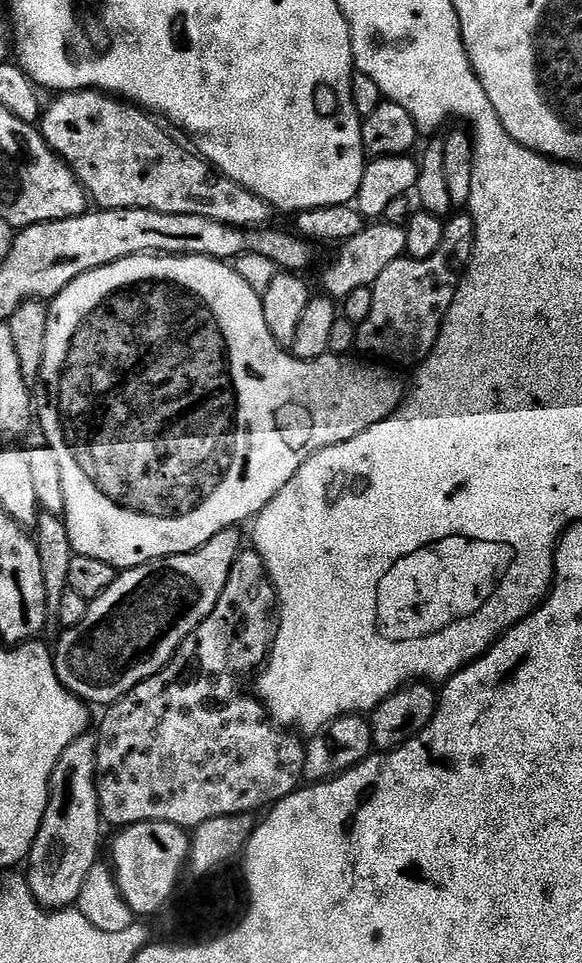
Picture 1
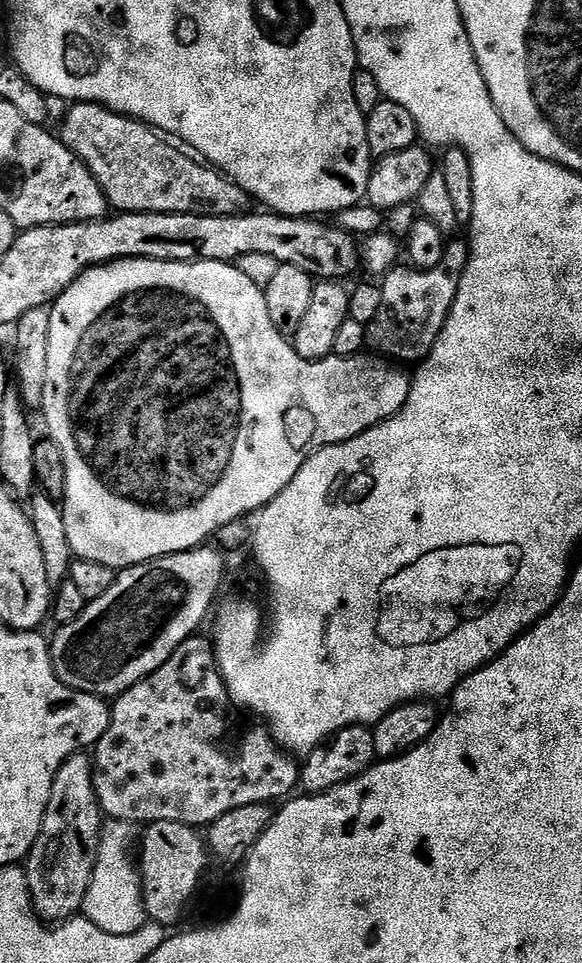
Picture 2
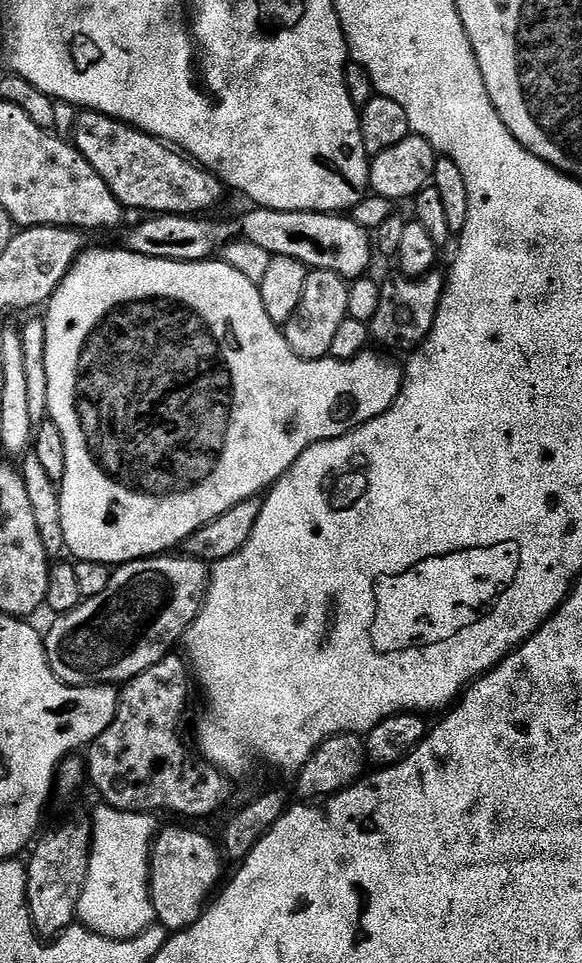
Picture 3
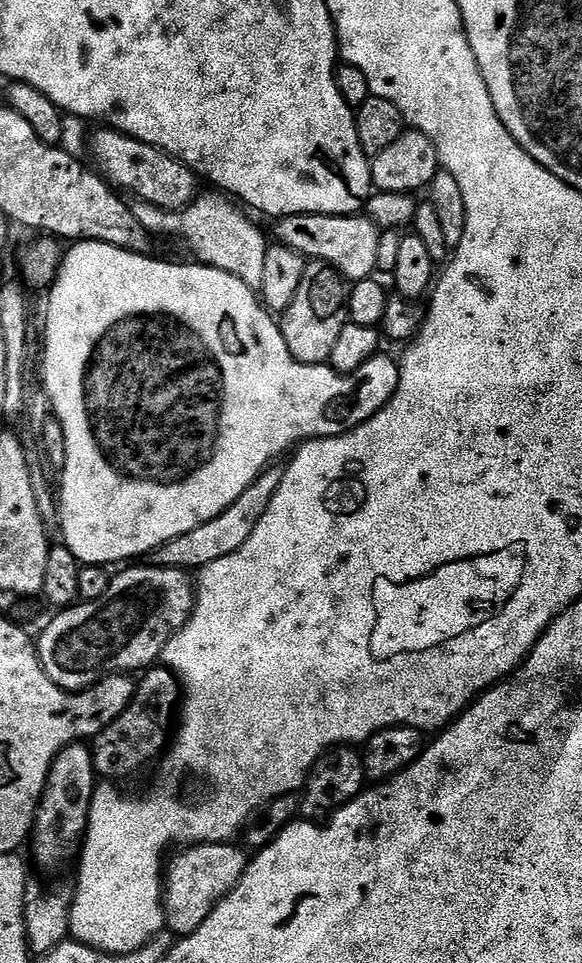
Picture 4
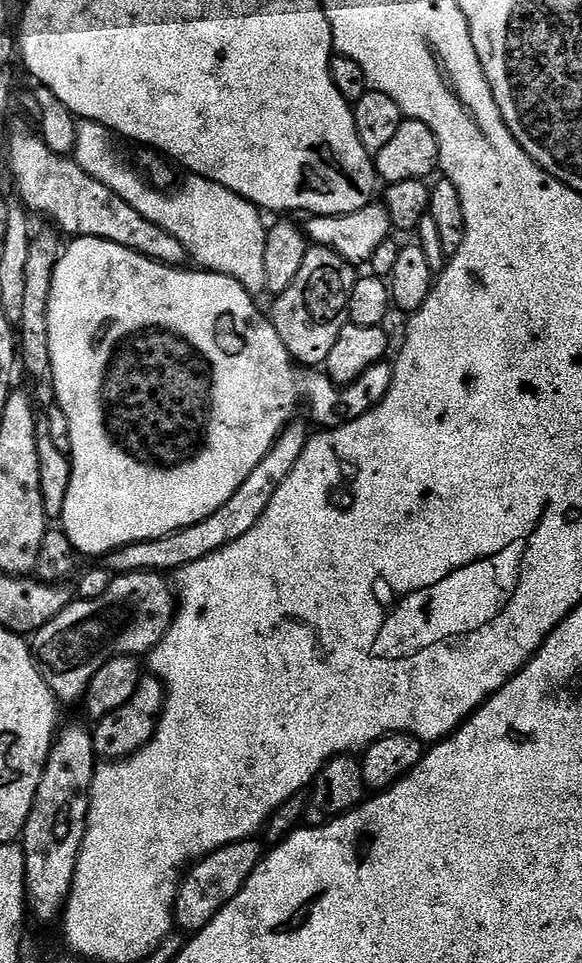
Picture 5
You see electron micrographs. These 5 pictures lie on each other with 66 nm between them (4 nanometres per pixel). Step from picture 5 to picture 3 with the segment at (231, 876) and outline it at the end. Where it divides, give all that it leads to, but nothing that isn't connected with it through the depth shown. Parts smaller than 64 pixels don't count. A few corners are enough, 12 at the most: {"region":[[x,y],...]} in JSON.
{"region":[[161,827],[148,861],[158,924],[194,926],[221,883],[217,841]]}

